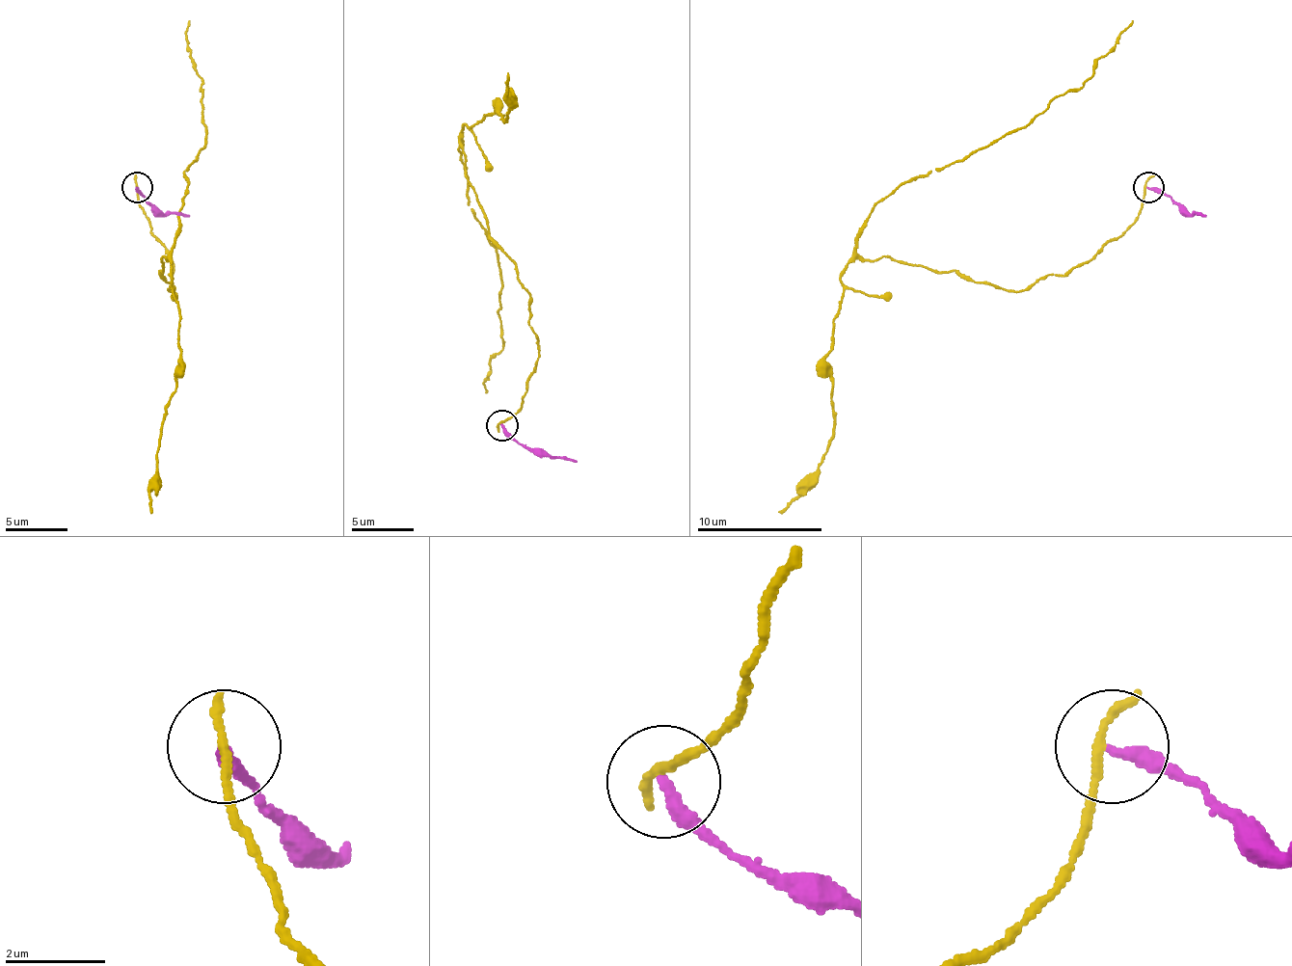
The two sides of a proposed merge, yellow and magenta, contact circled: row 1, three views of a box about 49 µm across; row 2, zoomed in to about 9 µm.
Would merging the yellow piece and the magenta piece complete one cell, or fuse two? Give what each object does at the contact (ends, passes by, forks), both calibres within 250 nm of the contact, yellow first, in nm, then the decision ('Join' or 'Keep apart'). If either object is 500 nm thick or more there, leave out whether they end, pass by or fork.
At the ring yellow passes by. At the ring magenta ends. Thickness 150 nm (yellow) against 280 nm. Keep apart

